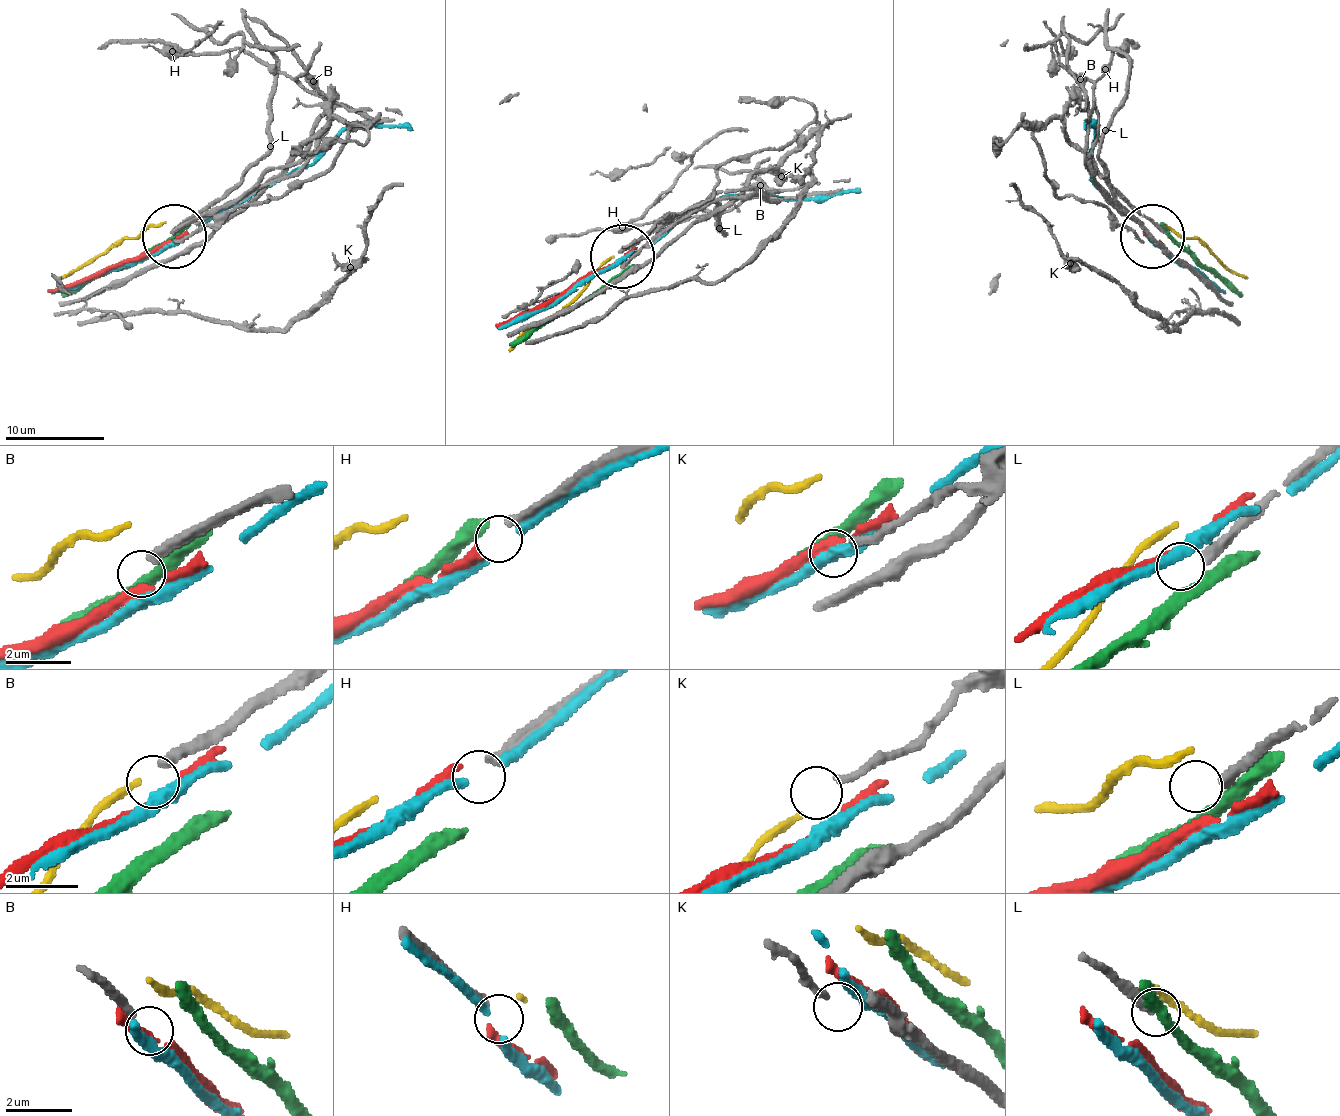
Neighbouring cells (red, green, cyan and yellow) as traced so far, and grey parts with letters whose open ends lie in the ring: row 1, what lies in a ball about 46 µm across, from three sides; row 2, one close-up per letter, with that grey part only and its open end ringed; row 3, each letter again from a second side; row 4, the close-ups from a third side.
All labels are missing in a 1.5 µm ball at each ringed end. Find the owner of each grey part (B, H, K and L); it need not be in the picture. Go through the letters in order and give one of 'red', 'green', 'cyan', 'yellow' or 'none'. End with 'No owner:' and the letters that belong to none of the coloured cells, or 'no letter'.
B: none
H: none
K: none
L: none
No owner: B, H, K, L

